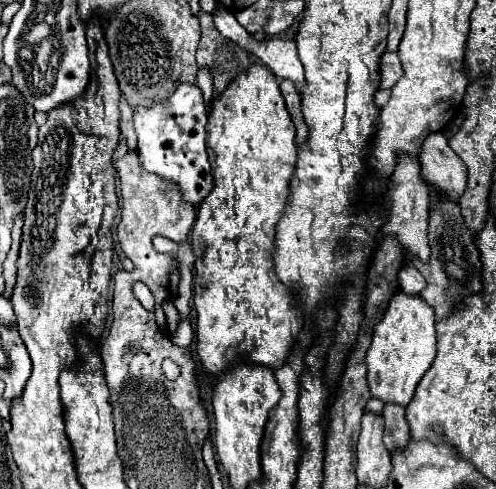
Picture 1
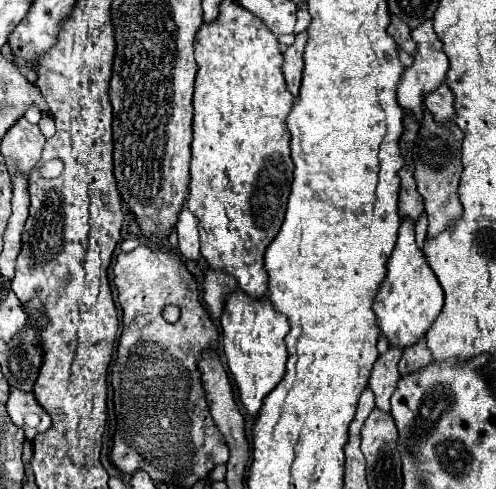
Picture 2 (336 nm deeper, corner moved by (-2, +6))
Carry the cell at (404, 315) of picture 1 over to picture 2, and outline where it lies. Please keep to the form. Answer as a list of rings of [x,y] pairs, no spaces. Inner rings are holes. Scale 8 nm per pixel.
[[[403,220],[399,226],[395,250],[387,262],[387,278],[383,280],[373,304],[381,336],[389,340],[389,346],[401,350],[417,344],[441,314],[443,304],[445,304],[443,288],[439,286],[439,280],[435,272],[429,268],[423,252],[415,246],[415,224]]]

